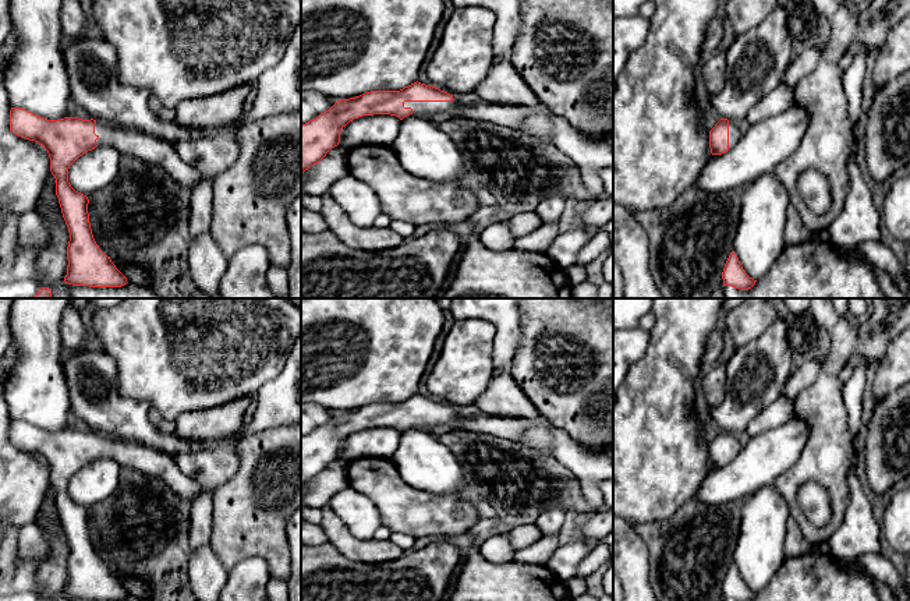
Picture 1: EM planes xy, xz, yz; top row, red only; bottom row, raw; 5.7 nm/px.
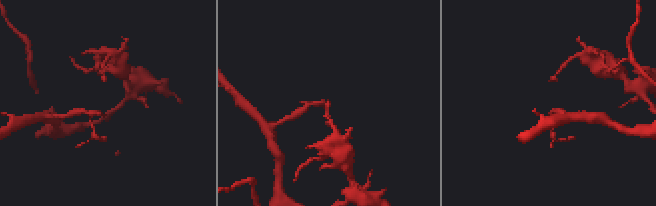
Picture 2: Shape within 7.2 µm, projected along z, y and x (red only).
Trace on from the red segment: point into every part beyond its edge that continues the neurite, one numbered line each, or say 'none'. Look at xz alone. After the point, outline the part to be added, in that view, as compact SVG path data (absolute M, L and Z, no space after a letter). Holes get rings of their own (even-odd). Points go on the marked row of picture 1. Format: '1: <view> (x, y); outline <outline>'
1: xz (418, 108); outline M404 102L404 107L411 107L415 114L447 112L453 117L460 117L465 105L452 102Z

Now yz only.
1: yz (735, 134); outline M729 120L729 149L732 149L740 139L739 123Z

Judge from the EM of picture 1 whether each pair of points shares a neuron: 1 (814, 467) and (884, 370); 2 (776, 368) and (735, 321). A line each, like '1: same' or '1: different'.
1: different
2: different

